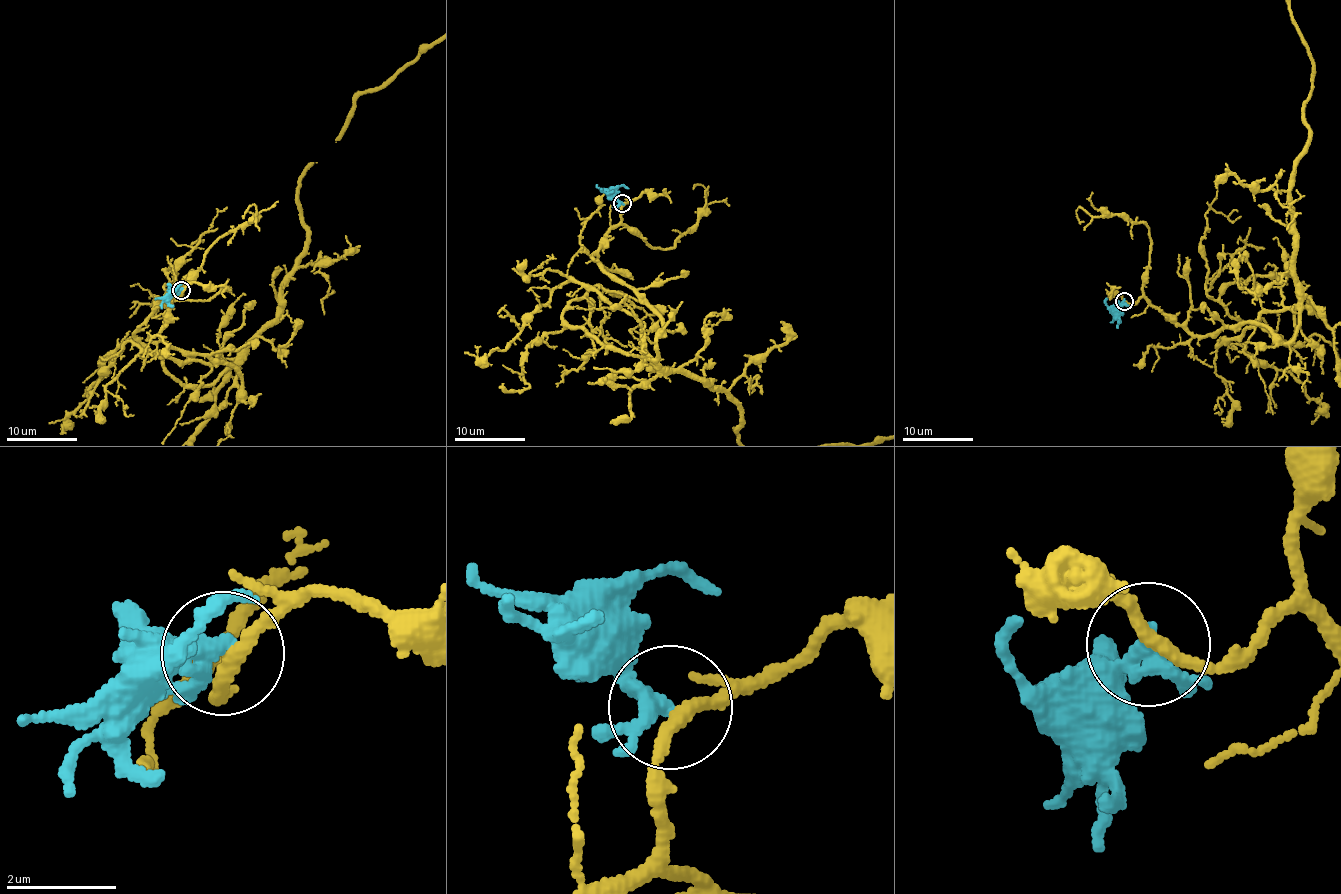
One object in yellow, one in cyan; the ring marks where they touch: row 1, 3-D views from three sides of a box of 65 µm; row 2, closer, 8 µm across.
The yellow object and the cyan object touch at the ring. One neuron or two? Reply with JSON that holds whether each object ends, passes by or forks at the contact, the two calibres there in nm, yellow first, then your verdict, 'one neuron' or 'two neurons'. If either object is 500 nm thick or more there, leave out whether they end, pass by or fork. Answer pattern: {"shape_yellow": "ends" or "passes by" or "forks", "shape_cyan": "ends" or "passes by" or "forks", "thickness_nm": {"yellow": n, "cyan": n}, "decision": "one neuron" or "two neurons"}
{"shape_yellow": "passes by", "shape_cyan": "passes by", "thickness_nm": {"yellow": 240, "cyan": 300}, "decision": "two neurons"}

